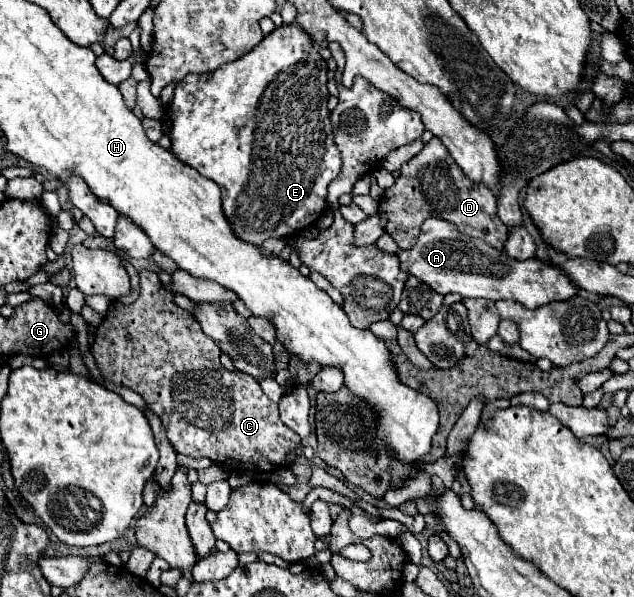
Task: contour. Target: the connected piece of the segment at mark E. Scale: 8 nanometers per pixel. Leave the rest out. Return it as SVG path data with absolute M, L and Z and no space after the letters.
M284 23L282 27L276 27L272 33L264 35L262 43L258 43L250 53L242 55L234 63L226 63L216 69L216 73L188 73L186 79L182 79L176 89L174 89L174 99L166 107L166 115L170 119L170 141L172 147L170 151L174 153L176 159L182 163L194 167L200 175L212 179L220 189L222 189L222 211L226 213L230 227L234 229L234 235L238 239L244 239L246 243L260 245L270 237L296 237L300 231L312 227L324 213L326 213L326 193L328 185L338 177L342 159L338 153L338 147L334 145L334 135L332 135L332 125L330 125L330 111L326 107L328 101L328 89L326 89L326 61L318 55L318 49L314 47L310 35L296 23Z

